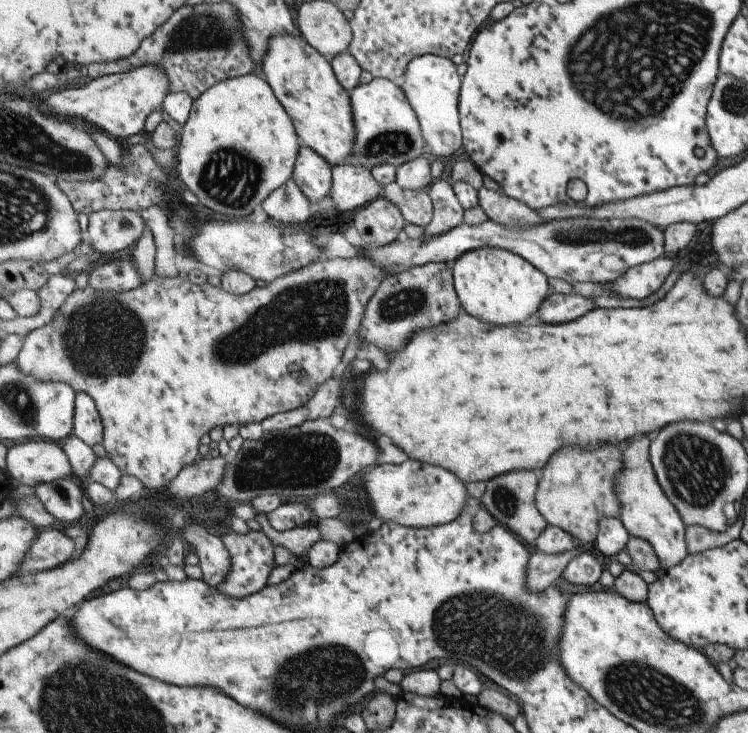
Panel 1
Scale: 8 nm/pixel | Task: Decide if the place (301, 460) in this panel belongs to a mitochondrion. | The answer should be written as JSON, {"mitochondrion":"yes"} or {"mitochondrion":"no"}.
{"mitochondrion":"yes"}

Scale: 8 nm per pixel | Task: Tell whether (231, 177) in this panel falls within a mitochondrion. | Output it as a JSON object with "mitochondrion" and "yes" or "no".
{"mitochondrion":"yes"}

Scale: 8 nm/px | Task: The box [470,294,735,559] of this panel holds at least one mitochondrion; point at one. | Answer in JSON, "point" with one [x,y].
{"point":[695,468]}

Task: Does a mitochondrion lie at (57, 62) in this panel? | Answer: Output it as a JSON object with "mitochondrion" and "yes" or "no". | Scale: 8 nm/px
{"mitochondrion":"no"}

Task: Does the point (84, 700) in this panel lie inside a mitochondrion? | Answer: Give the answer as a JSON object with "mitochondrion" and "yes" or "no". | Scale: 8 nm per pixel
{"mitochondrion":"yes"}

